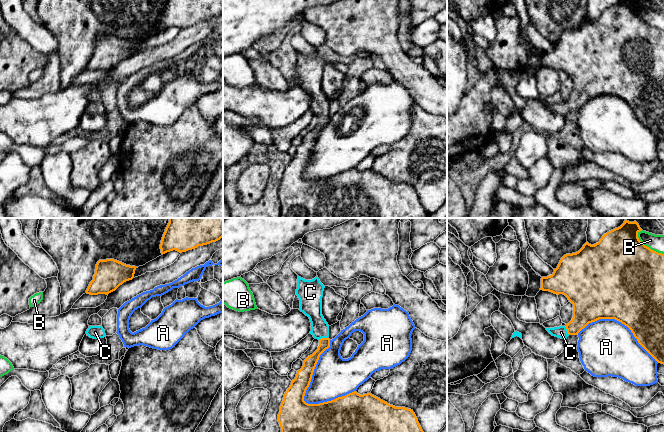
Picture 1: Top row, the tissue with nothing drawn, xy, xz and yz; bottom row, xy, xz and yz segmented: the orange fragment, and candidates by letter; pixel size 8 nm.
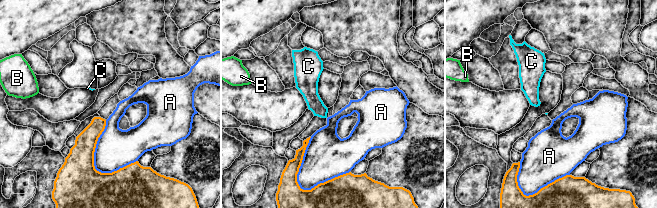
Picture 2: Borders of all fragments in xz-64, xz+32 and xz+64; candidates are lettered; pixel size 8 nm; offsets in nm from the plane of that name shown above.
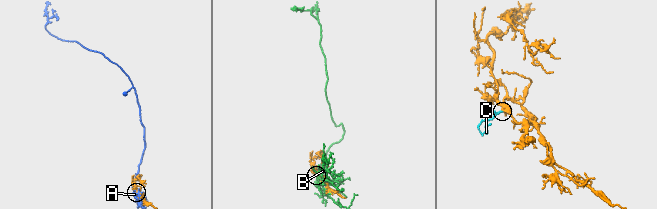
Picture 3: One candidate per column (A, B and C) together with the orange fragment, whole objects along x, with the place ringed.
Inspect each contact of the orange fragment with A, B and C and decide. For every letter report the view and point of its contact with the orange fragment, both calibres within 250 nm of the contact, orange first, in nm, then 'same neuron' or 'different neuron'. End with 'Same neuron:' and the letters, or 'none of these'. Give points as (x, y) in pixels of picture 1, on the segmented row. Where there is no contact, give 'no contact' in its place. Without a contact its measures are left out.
A: meets orange in xz at (313, 371); 150 nm thick on the orange side, 320 nm on the other; different neuron
B: meets orange in yz at (648, 247); 500 nm thick on the orange side, 130 nm on the other; different neuron
C: meets orange in xz at (322, 338); 110 nm thick on the orange side, 140 nm on the other; same neuron
Same neuron: C

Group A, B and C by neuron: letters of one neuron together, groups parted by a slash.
A / B / C

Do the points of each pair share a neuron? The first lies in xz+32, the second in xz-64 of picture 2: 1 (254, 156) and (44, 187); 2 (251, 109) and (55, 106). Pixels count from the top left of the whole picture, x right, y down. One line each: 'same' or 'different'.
1: same
2: same

